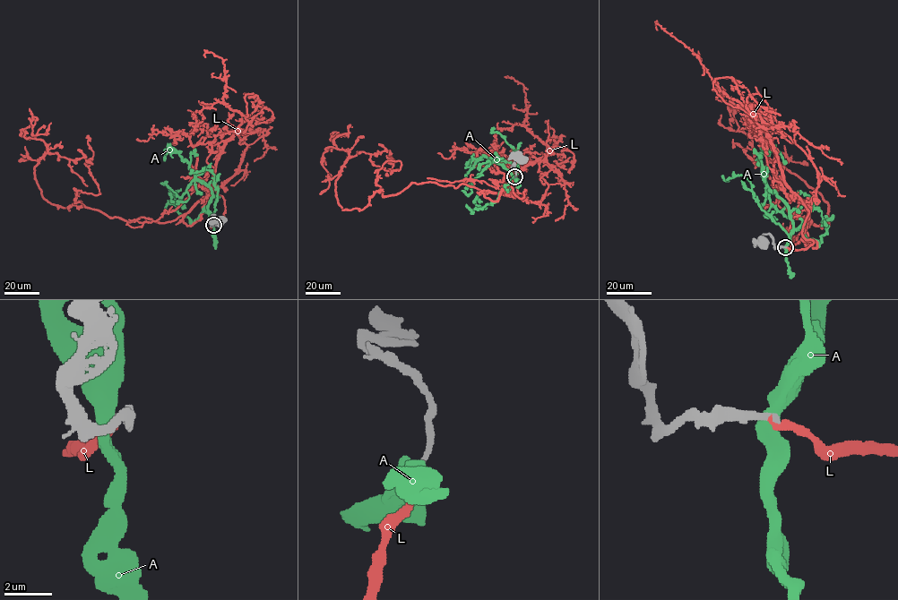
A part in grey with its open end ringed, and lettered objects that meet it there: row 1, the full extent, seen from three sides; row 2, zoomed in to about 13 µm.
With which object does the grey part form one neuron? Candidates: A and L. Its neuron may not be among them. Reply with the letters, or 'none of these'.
L

